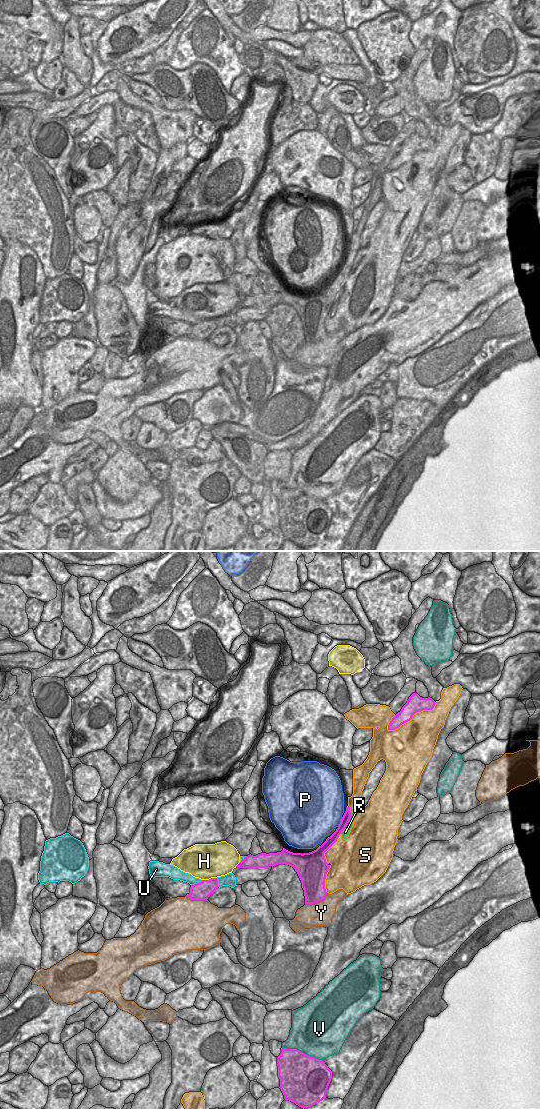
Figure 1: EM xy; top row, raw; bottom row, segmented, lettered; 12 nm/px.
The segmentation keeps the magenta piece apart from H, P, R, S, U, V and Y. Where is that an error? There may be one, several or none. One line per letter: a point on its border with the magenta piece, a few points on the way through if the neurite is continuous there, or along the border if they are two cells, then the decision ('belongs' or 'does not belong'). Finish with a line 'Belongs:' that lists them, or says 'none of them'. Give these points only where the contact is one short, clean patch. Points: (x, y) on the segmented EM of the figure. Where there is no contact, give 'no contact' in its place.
H: xy (209, 879) | does not belong
P: xy (340, 822) | does not belong
R: xy (348, 821) | along xy (350, 811), (351, 818), (340, 833) | does not belong
S: xy (412, 716) | does not belong
U: xy (197, 883) | does not belong
V: xy (303, 1053) | does not belong
Y: xy (317, 901) | does not belong
Belongs: none of them

